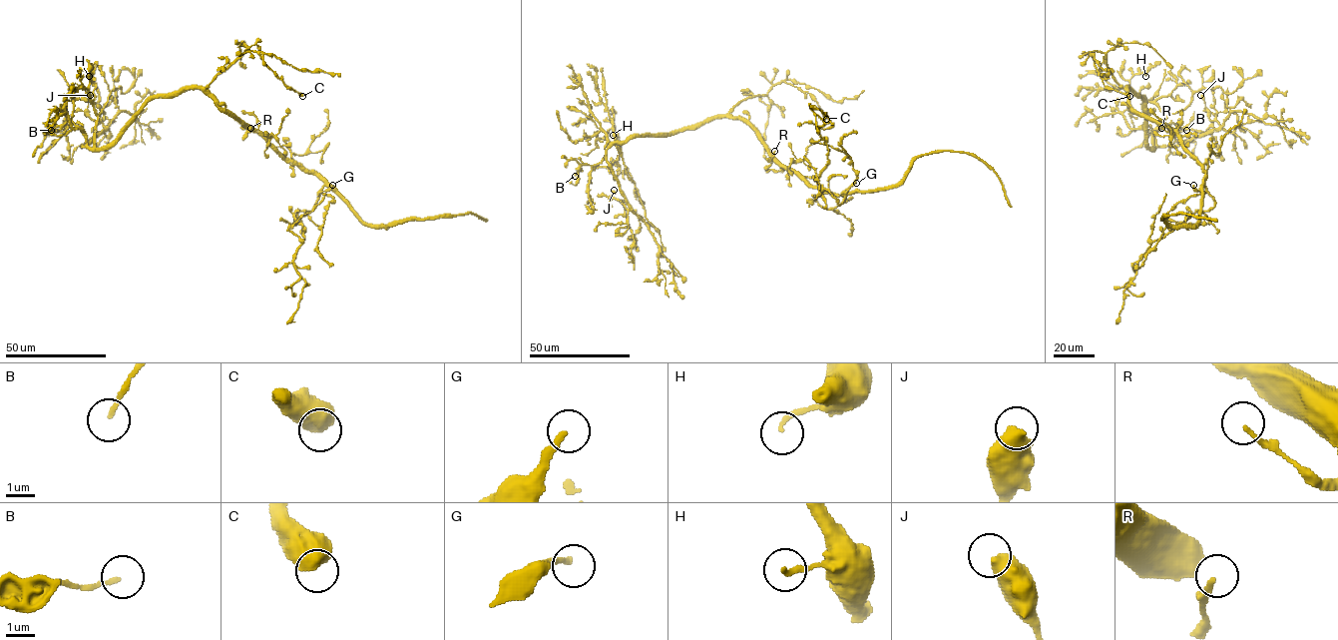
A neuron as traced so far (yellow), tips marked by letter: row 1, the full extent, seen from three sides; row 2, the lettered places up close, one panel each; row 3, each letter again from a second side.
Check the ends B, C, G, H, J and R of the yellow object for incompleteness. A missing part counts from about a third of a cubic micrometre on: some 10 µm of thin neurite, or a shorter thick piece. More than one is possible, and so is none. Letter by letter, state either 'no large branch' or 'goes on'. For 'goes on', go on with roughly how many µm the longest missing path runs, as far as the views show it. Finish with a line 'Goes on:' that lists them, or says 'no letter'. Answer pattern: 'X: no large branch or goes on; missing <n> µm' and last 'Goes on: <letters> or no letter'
B: no large branch
C: no large branch
G: goes on; missing 15 µm
H: no large branch
J: no large branch
R: goes on; missing 7 µm
Goes on: G, R

